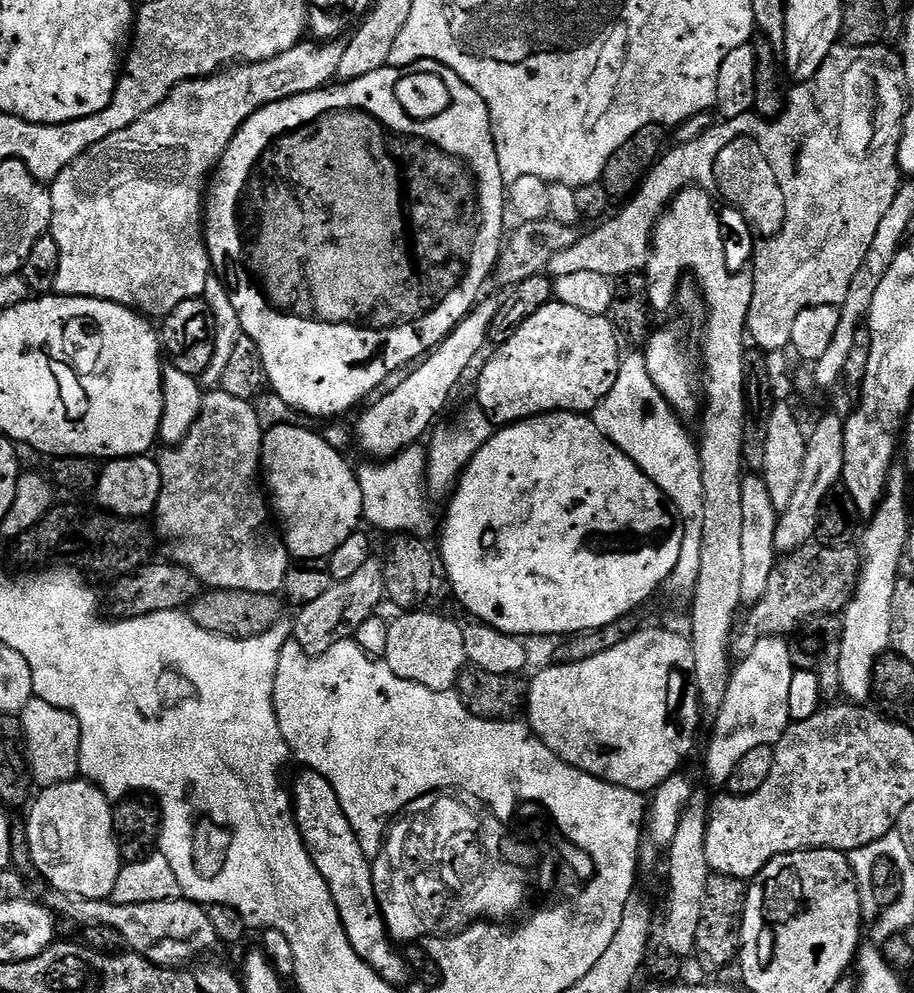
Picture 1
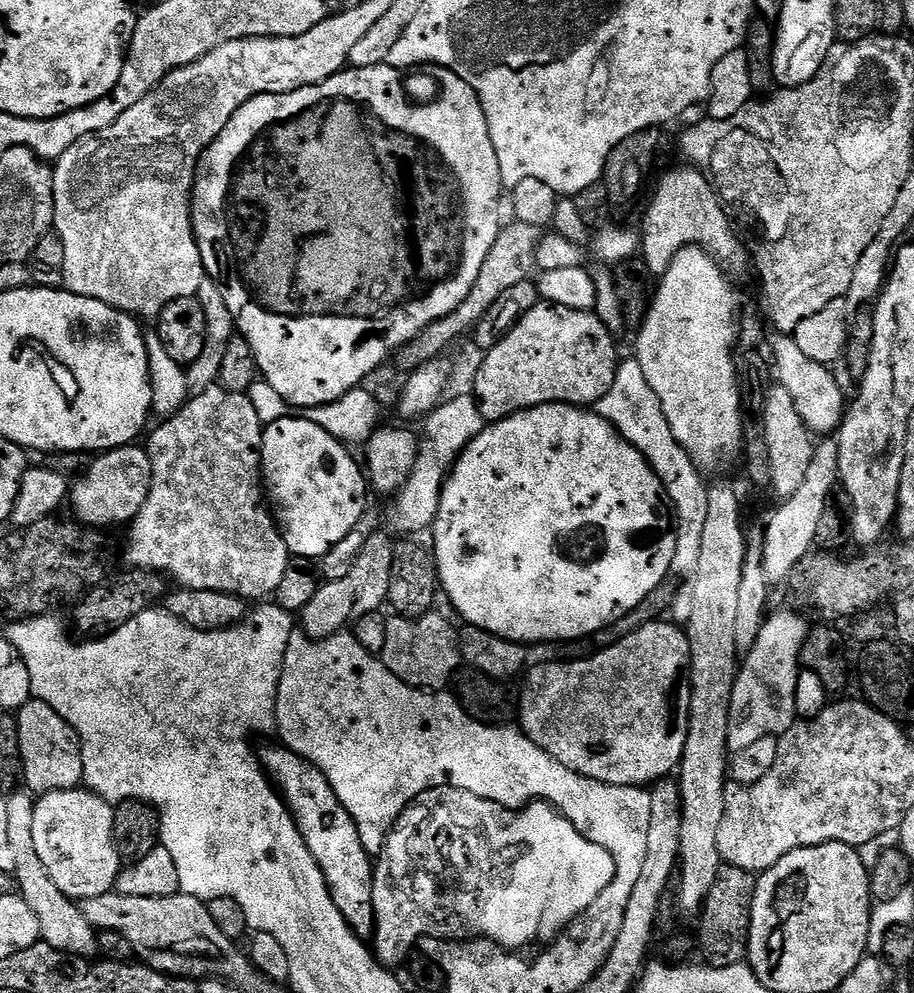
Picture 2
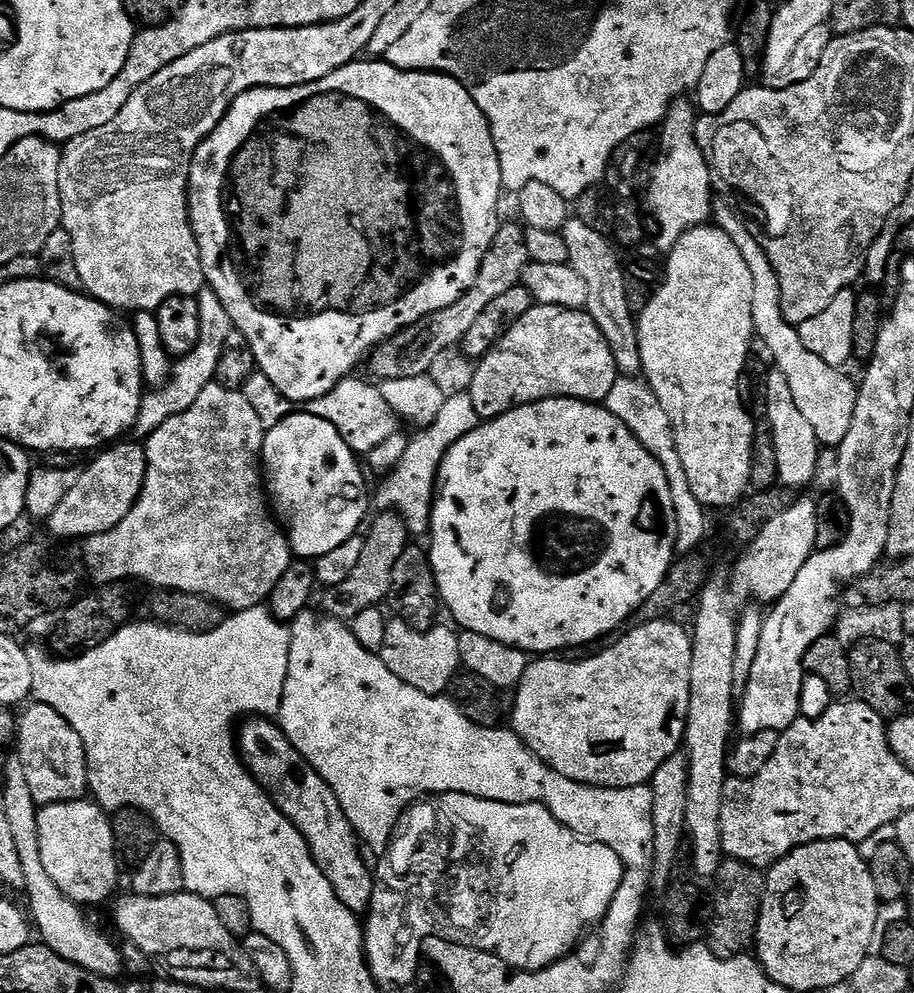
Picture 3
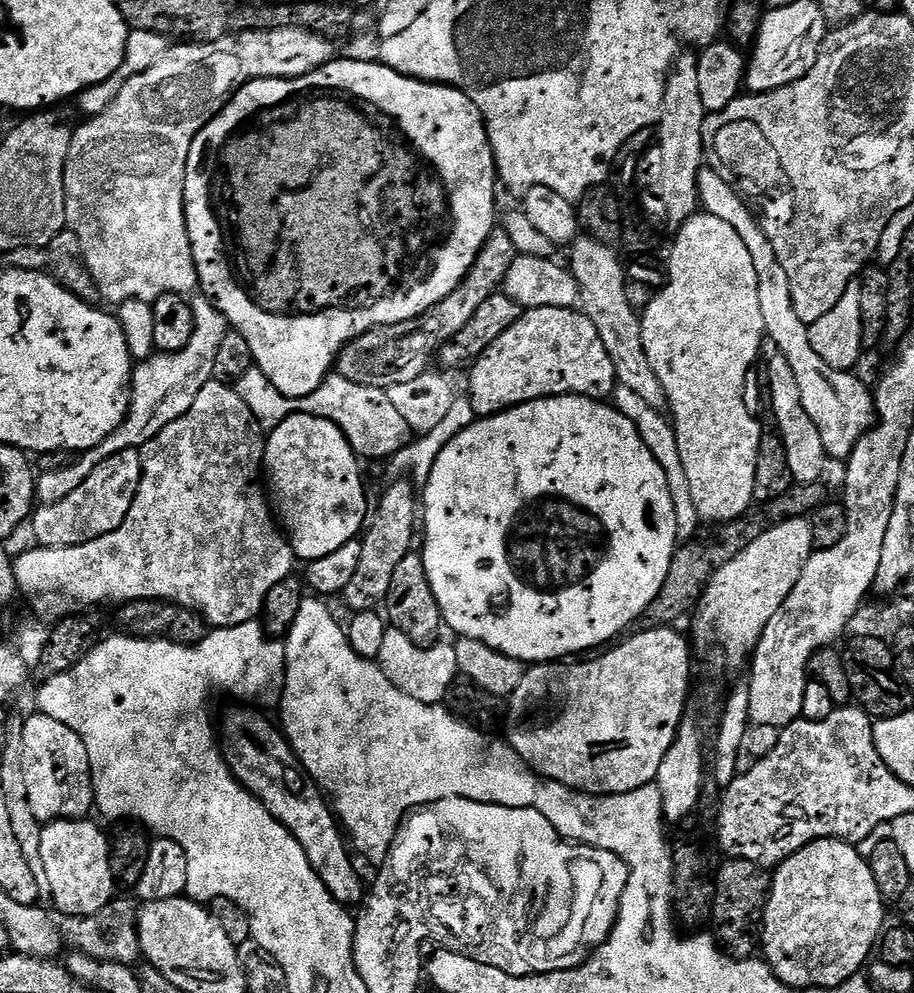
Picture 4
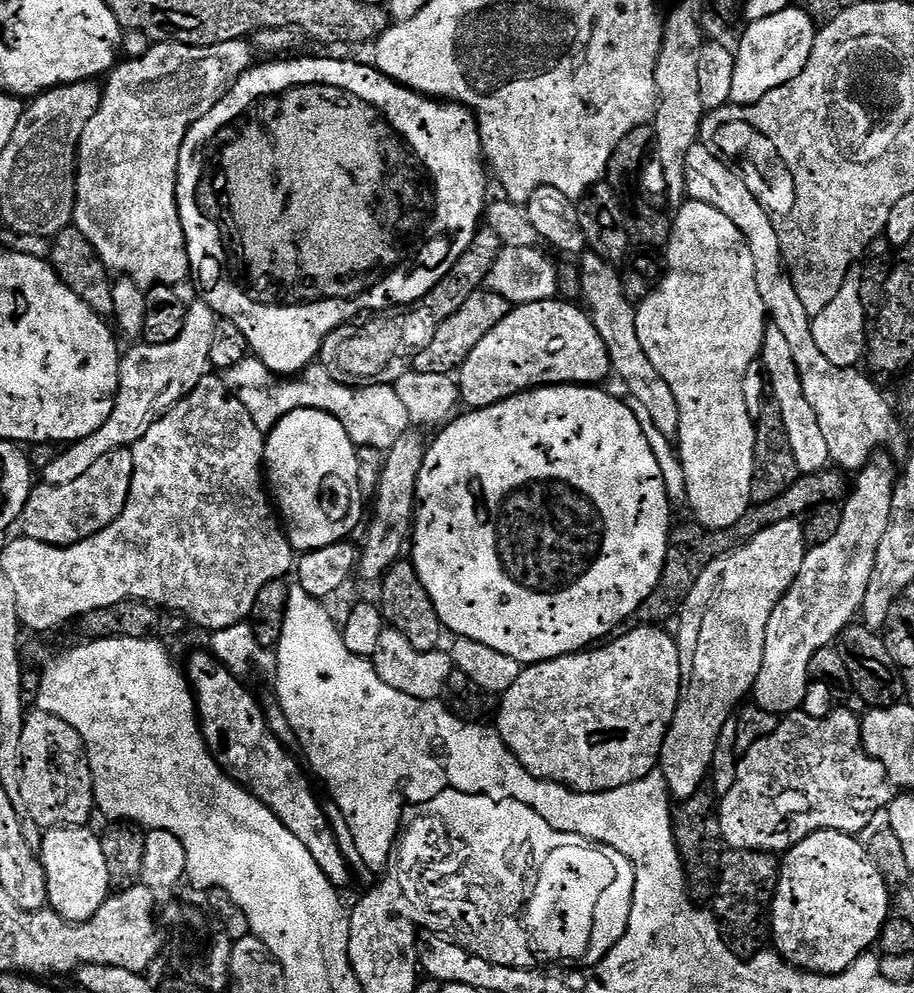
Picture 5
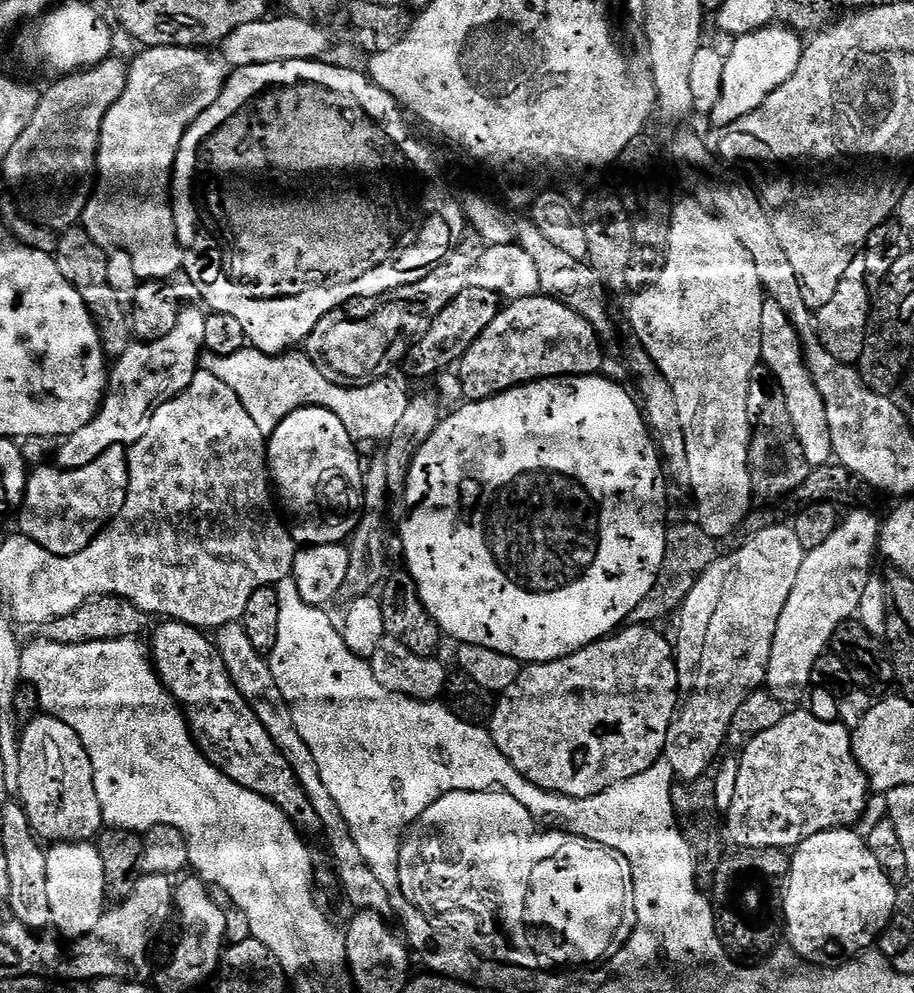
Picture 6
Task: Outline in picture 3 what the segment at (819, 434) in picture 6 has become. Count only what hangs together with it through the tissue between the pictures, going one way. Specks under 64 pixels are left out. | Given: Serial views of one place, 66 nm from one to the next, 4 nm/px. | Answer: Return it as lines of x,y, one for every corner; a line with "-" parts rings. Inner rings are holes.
772,370
768,376
768,385
764,388
764,404
768,407
766,424
772,430
774,454
778,458
778,481
788,490
804,488
816,476
822,445
810,427
810,422
806,422
806,417
798,411
794,394
790,394
790,382
786,382
778,370

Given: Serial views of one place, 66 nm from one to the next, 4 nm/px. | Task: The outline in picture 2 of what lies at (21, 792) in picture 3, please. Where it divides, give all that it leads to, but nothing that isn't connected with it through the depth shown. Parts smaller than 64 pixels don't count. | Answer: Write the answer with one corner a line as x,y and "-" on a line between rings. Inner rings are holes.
12,790
7,793
7,797
6,827
10,838
10,850
14,854
16,863
14,884
26,906
30,906
34,914
38,914
41,941
71,957
95,957
100,951
100,938
96,928
90,926
90,922
86,922
86,914
82,914
79,903
62,894
58,886
54,886
54,878
46,874
46,866
42,866
42,858
38,858
38,850
34,847
36,800
33,793
27,790

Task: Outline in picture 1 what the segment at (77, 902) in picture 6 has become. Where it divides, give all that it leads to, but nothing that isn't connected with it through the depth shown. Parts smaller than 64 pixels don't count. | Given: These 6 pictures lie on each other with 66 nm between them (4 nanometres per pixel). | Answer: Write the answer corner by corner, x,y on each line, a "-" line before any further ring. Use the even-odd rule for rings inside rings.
83,778
55,784
43,789
39,794
41,796
37,800
35,797
27,809
27,859
32,860
33,866
53,884
56,892
82,894
82,898
87,900
109,899
114,890
114,882
118,882
122,861
120,848
116,845
116,832
112,829
113,805
108,797
101,788

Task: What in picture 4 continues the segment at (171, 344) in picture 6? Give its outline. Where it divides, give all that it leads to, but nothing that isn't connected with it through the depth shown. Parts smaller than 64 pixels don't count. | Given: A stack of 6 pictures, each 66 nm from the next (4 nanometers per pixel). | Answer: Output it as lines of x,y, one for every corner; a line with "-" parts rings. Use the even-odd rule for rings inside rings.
203,294
197,296
197,300
191,301
194,334
187,346
177,352
153,354
133,367
132,397
128,403
126,419
101,444
79,453
70,466
40,472
36,476
35,495
40,504
53,504
66,498
66,494
78,490
80,483
106,458
127,448
143,448
144,444
153,440
163,428
170,426
170,422
182,418
182,414
186,414
186,410
194,406
198,390
202,390
202,386
206,386
209,380
213,379
214,357
218,354
218,345
230,330
228,320
218,311
216,305

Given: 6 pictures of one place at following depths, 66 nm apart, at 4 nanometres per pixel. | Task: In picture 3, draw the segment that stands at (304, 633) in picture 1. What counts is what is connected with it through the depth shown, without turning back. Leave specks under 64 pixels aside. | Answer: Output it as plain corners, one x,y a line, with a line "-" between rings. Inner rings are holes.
393,512
377,513
368,532
366,530
361,557
354,566
354,571
346,582
338,582
338,586
327,589
323,594
324,608
329,617
341,622
351,622
362,610
370,610
383,605
389,599
392,590
392,575
395,563
398,562
410,542
408,528

